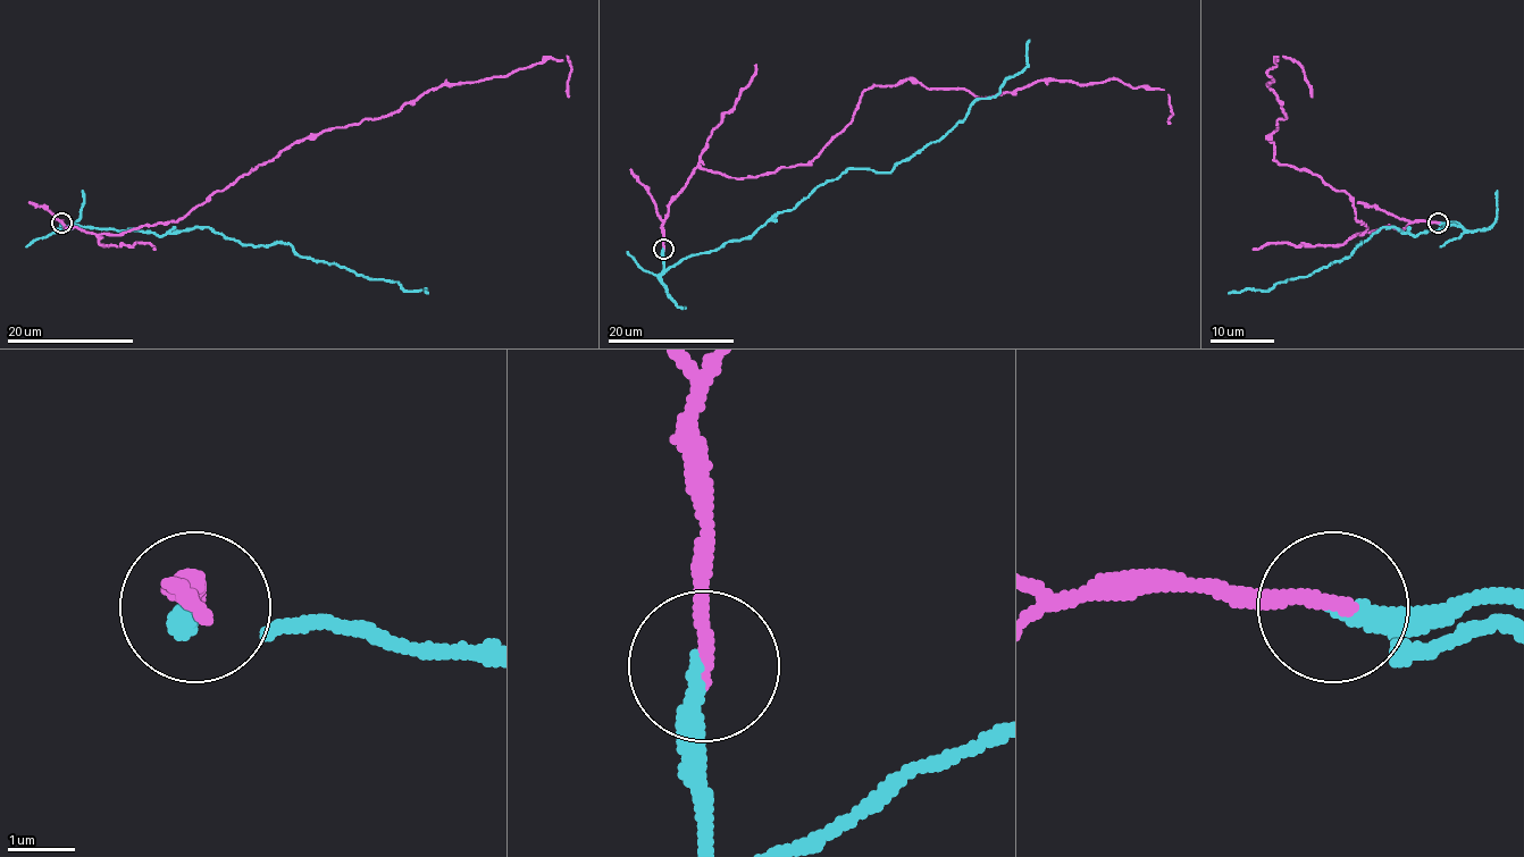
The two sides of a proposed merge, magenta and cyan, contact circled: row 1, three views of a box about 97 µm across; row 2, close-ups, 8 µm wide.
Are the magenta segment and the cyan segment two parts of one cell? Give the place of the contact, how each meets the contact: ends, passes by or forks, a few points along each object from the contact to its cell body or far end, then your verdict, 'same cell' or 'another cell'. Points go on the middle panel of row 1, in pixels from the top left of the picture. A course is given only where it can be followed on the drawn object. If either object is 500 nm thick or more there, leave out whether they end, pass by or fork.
at (663, 249); magenta ends there; cyan ends there; magenta runs (663, 249), (697, 167), (806, 165), (874, 86), (993, 97), (1120, 80), (1164, 90), (1171, 123); cyan runs (663, 249), (668, 270), (750, 238), (850, 168), (890, 171), (1016, 75), (1030, 40); same cell

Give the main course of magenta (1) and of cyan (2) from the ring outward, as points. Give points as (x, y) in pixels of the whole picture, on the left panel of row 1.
1: (63, 223), (123, 234), (183, 218), (307, 137), (549, 58), (568, 57), (569, 97)
2: (63, 223), (160, 236), (211, 228), (248, 245), (289, 244), (301, 257), (428, 293)

